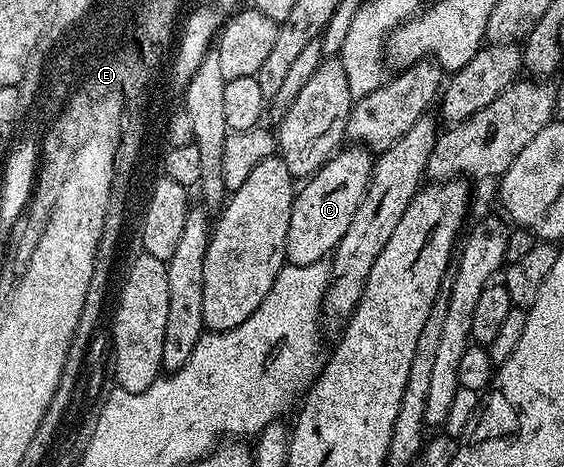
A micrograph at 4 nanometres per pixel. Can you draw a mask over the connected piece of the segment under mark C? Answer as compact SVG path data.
M346 146L334 153L320 171L297 189L292 206L292 222L288 224L286 258L291 264L308 266L317 260L326 260L335 246L344 238L352 217L368 190L375 157L369 148Z

